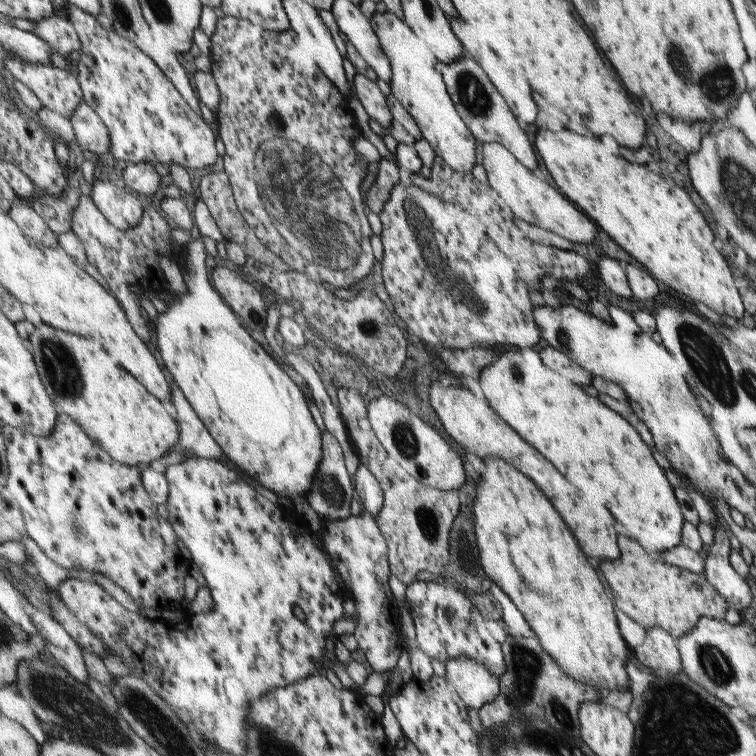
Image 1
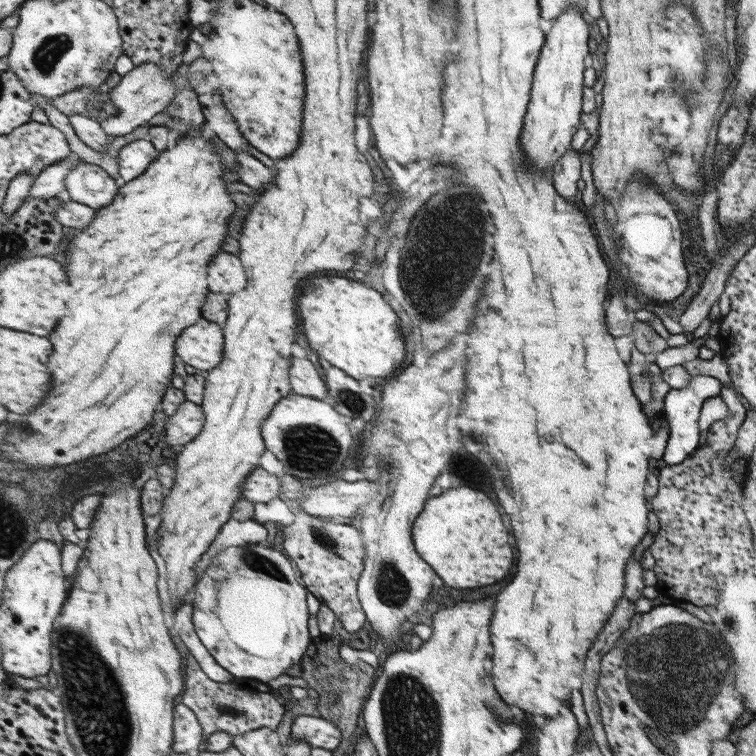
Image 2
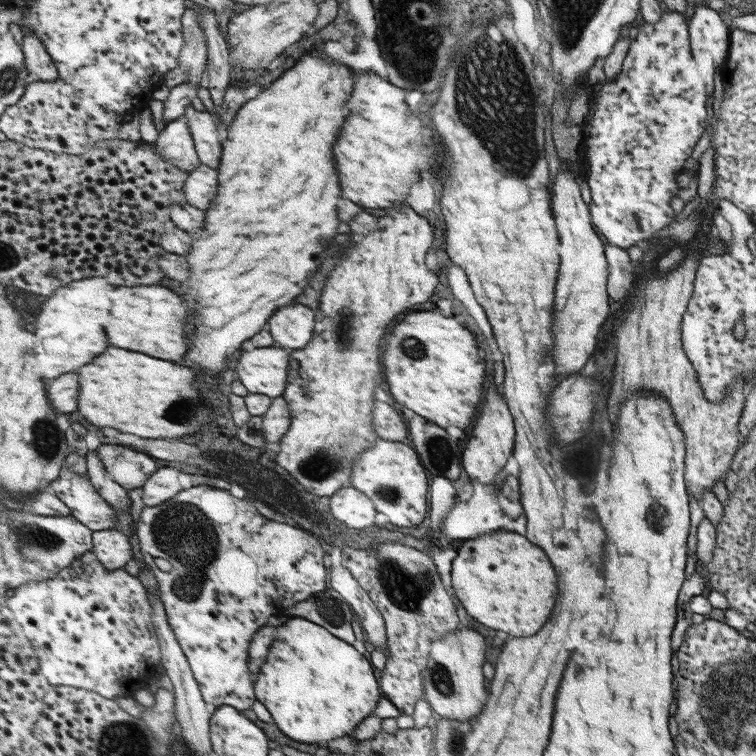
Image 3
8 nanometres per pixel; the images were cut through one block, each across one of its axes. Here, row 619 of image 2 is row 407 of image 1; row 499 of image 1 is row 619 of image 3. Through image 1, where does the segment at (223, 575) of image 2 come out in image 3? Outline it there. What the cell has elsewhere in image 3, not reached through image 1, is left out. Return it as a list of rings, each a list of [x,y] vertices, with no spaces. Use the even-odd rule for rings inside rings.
[[[293,617],[287,623],[276,627],[280,637],[272,645],[268,661],[256,678],[256,692],[259,700],[269,709],[274,721],[284,734],[300,743],[327,742],[350,736],[350,733],[372,710],[380,704],[380,690],[372,674],[370,662],[346,641],[336,638],[329,630],[308,618]]]

